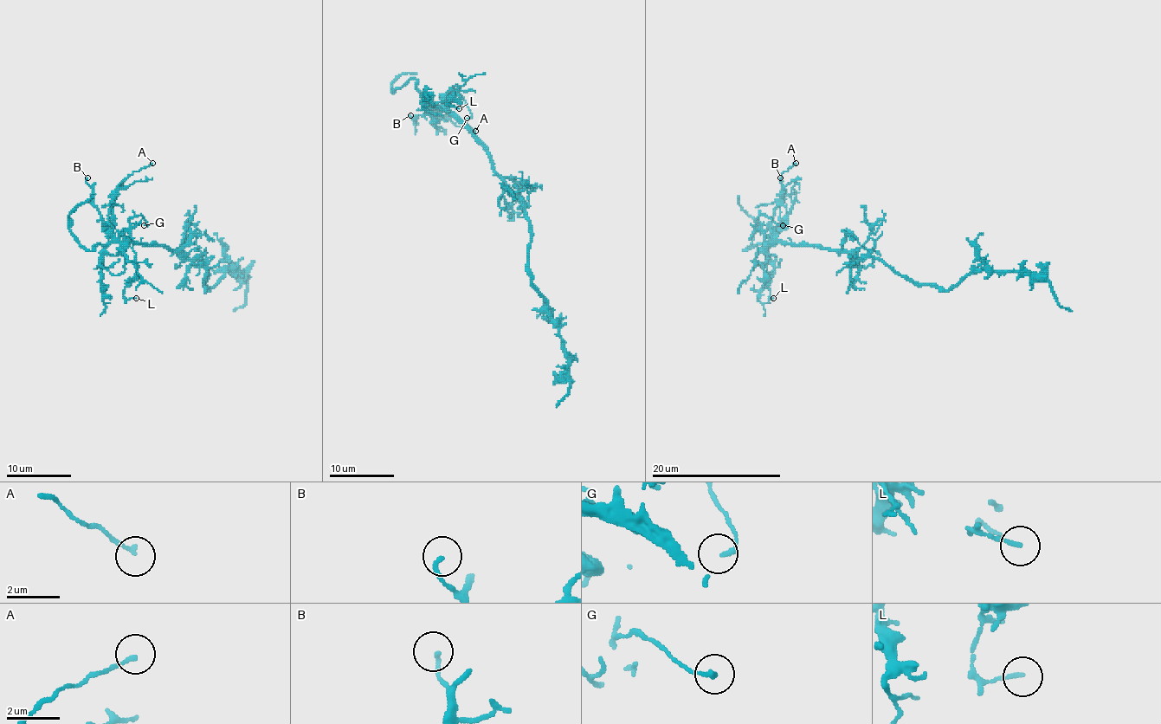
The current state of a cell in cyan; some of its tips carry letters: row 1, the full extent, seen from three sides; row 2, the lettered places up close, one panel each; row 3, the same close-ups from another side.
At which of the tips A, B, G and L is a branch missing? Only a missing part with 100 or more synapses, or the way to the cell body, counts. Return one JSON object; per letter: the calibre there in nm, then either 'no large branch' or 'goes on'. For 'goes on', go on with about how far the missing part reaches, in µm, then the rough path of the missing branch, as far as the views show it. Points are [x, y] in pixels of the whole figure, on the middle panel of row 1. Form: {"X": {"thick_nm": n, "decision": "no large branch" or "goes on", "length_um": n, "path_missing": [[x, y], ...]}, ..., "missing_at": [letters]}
{"A": {"thick_nm": 140, "decision": "no large branch"}, "B": {"thick_nm": 150, "decision": "no large branch"}, "G": {"thick_nm": 190, "decision": "no large branch"}, "L": {"thick_nm": 140, "decision": "no large branch"}, "missing_at": []}

